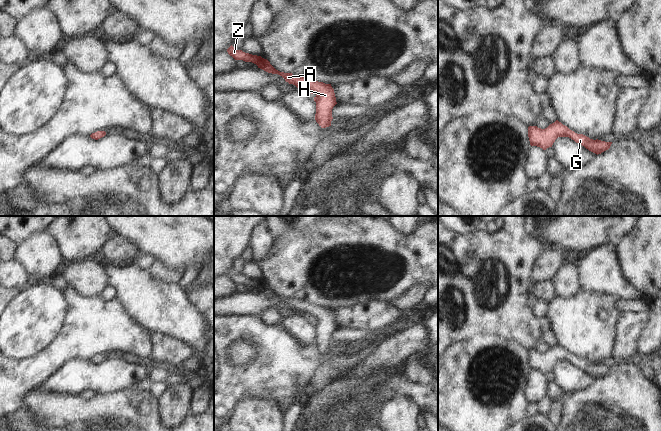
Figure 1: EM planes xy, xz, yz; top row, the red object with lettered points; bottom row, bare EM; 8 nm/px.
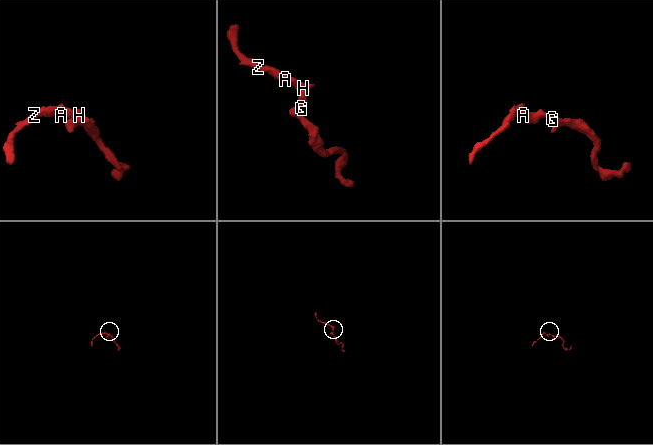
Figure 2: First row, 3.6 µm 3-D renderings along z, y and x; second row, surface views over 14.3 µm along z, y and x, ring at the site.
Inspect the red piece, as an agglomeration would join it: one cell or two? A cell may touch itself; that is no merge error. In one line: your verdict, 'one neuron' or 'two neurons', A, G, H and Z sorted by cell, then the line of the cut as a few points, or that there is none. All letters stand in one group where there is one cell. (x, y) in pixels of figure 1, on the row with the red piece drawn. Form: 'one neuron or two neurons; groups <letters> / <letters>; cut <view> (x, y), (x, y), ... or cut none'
one neuron; groups A G H Z; cut none

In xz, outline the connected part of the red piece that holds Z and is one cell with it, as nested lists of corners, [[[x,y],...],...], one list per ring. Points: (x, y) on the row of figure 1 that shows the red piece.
[[[232,45],[227,49],[227,52],[235,60],[252,62],[256,64],[258,68],[268,73],[282,76],[289,84],[293,84],[299,89],[303,88],[305,91],[315,94],[315,120],[321,128],[331,126],[331,121],[333,119],[332,109],[337,104],[334,89],[331,84],[318,82],[303,75],[293,75],[292,73],[280,72],[276,70],[267,59],[264,59],[261,56],[245,53],[242,50],[237,50]]]

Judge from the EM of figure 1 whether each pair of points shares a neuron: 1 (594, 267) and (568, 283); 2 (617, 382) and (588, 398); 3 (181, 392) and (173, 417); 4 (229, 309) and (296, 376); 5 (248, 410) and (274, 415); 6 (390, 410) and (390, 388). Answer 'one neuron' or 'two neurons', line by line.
1: two neurons
2: one neuron
3: one neuron
4: two neurons
5: one neuron
6: two neurons

